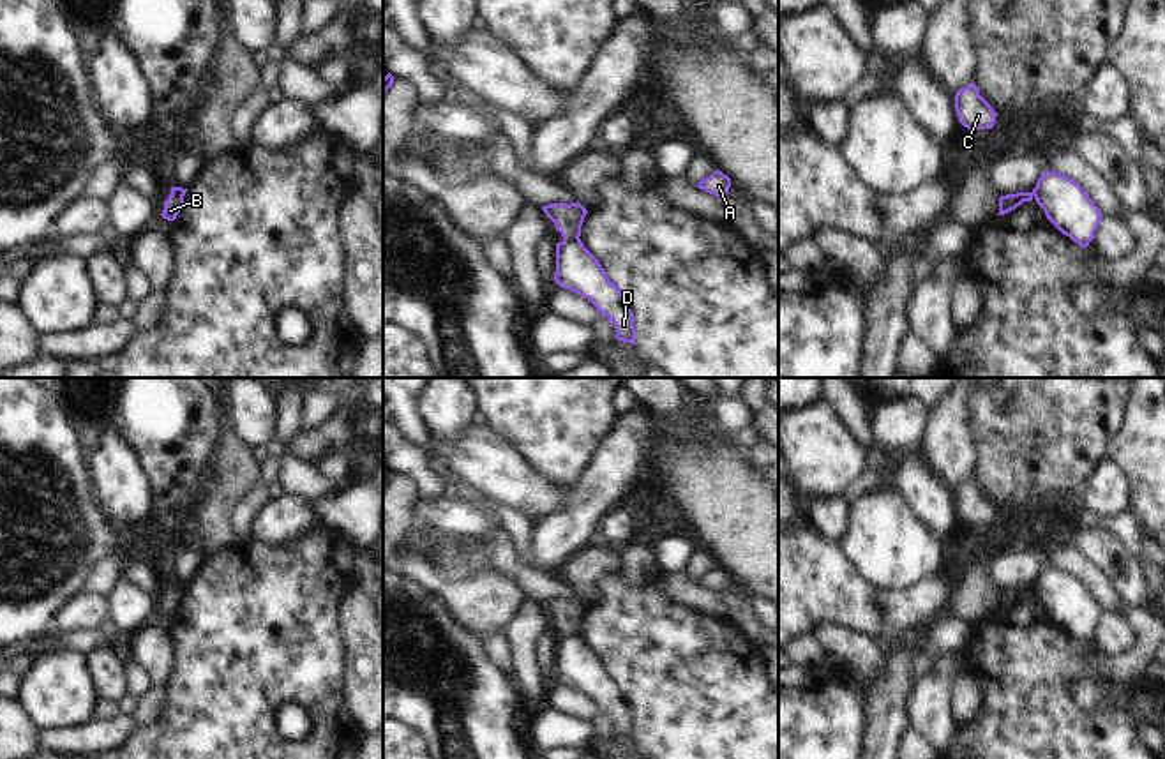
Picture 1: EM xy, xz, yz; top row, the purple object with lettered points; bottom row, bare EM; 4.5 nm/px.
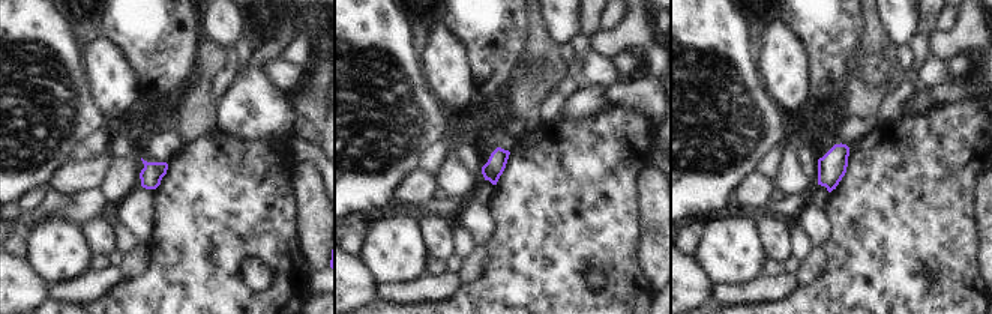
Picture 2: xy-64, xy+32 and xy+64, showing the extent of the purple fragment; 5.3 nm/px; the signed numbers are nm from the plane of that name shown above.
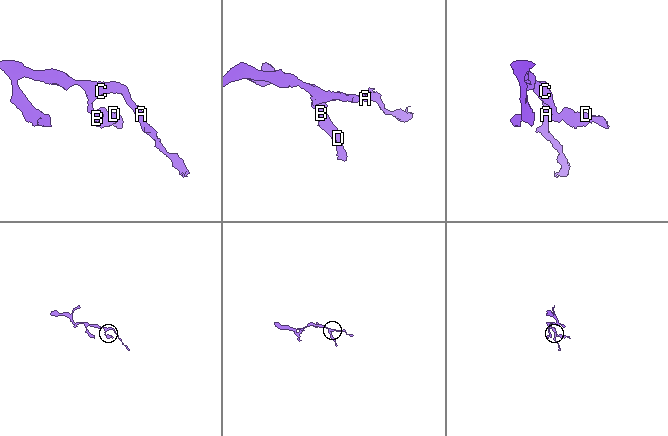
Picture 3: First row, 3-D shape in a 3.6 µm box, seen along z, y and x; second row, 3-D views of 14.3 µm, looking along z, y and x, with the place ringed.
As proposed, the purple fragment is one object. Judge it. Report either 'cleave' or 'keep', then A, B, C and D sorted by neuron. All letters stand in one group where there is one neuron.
cleave | A B C / D

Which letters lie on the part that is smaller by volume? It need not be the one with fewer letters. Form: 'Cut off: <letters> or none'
Cut off: D

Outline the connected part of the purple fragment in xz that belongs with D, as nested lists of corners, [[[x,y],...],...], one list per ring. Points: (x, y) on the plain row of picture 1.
[[[581,634],[556,639],[558,681],[588,694],[616,724],[616,734],[635,740],[634,710],[620,683],[609,676],[598,655],[584,643]]]

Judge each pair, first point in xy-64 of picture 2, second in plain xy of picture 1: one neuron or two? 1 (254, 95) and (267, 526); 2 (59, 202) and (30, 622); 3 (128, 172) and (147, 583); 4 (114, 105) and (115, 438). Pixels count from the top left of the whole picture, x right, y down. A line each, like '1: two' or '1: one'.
1: one
2: two
3: two
4: one

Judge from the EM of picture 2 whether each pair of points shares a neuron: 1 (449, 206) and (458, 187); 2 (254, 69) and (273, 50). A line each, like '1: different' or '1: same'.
1: different
2: same

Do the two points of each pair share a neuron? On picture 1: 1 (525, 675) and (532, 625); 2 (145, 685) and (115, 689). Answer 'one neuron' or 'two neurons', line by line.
1: one neuron
2: two neurons

